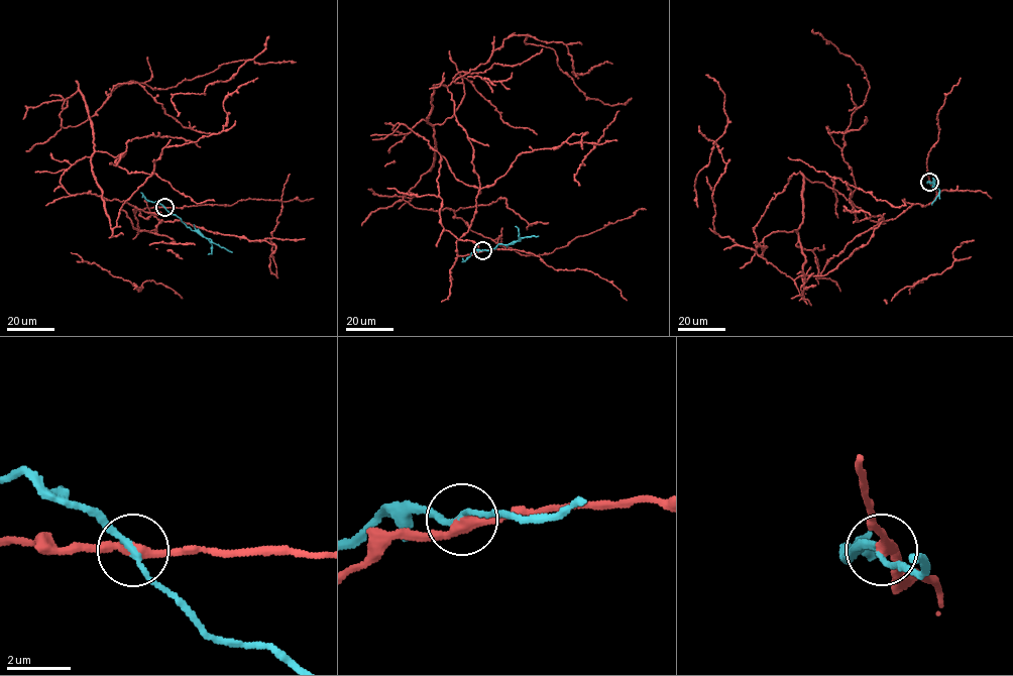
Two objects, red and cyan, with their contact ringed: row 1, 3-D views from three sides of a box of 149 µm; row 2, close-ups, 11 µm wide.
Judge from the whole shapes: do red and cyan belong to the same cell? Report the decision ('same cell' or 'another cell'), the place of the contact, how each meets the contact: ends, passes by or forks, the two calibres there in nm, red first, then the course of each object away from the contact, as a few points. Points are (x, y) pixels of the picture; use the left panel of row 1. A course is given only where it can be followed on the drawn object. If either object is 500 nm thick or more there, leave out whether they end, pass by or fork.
another cell; place (164, 207); red passes by; cyan passes by; calibres 320 and 170 nm; course red (164, 208), (111, 228), (66, 99), (66, 127), (128, 82), (296, 62); course cyan (164, 208), (192, 230), (232, 252)

